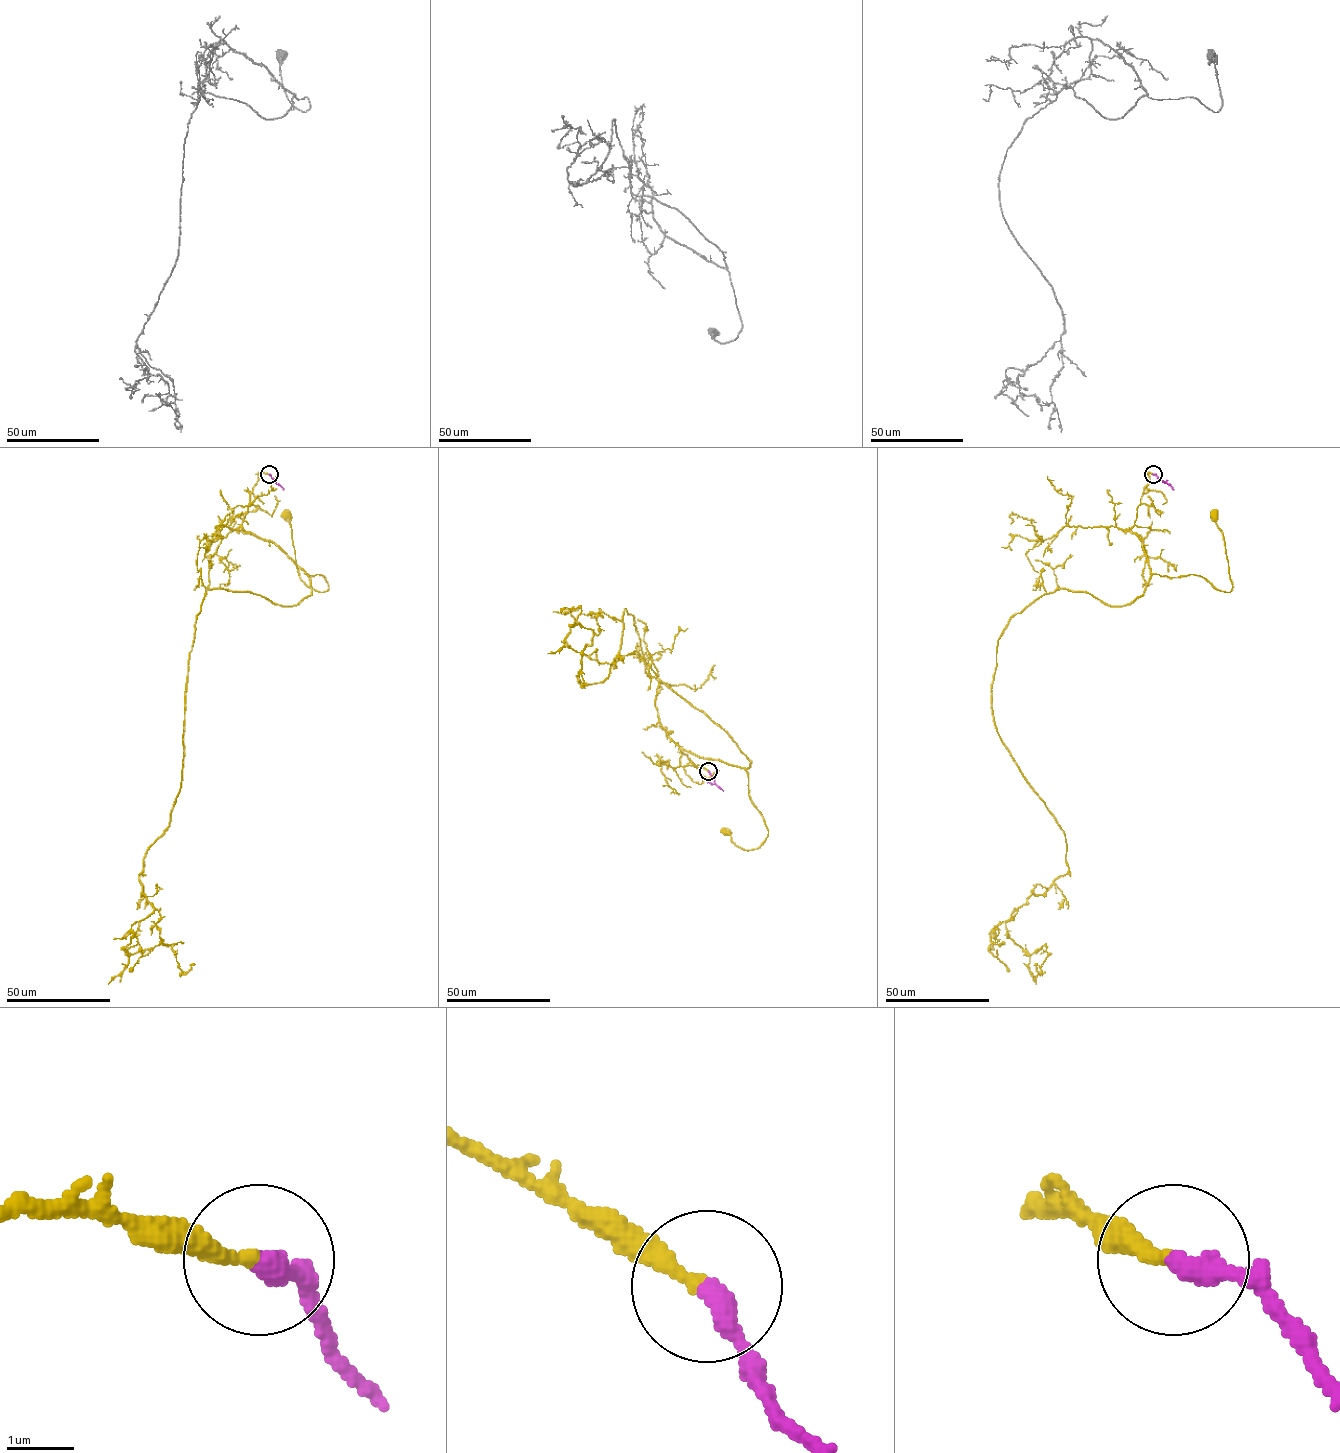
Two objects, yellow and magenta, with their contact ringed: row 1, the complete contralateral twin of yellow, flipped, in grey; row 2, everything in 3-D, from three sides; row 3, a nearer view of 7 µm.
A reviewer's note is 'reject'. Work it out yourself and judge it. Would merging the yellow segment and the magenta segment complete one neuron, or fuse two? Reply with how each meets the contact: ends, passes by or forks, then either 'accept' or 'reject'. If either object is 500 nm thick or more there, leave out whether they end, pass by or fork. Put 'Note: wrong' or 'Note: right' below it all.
yellow ends | magenta ends | accept
Note: wrong

